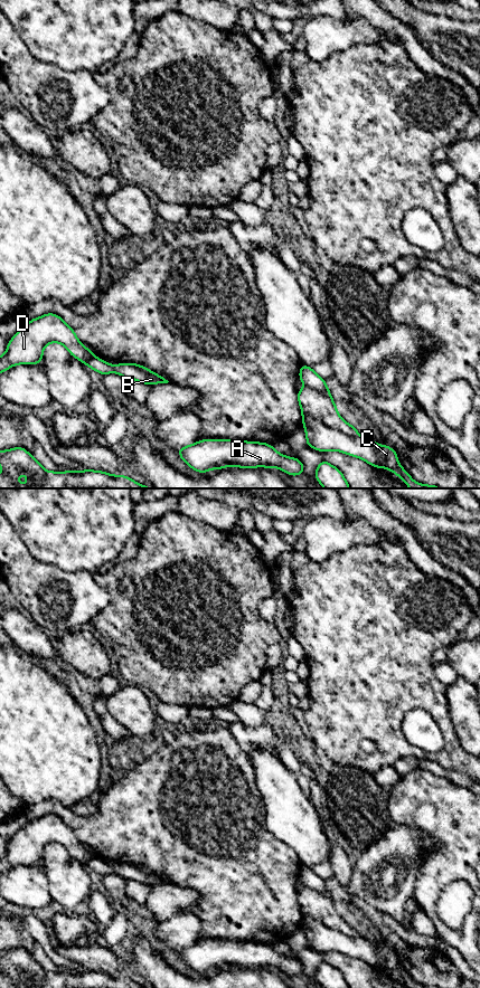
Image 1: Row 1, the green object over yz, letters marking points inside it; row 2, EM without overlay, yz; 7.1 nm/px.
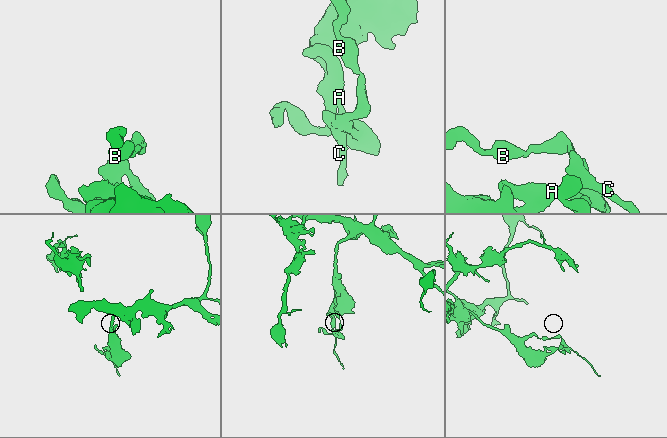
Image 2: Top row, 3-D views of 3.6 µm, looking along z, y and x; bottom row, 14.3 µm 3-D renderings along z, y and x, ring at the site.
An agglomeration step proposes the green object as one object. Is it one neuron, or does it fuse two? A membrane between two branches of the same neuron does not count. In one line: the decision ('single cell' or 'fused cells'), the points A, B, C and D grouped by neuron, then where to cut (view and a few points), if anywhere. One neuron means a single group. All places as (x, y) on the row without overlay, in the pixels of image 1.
fused cells | A B / C D | yz (302, 913), (309, 914), (328, 927), (350, 937), (358, 937)

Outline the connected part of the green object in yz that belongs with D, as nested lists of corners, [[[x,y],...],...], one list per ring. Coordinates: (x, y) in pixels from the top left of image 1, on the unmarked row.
[[[47,814],[30,820],[9,842],[6,854],[0,857],[0,874],[19,864],[40,865],[45,847],[53,843],[63,845],[72,857],[84,864],[94,858],[59,816]]]

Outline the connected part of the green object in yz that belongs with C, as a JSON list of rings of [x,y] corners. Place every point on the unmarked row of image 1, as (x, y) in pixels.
[[[302,914],[302,924],[305,930],[307,948],[319,952],[339,951],[358,958],[376,969],[387,969],[404,981],[408,988],[439,988],[417,985],[399,966],[397,953],[389,947],[378,946],[363,937],[350,938],[340,931],[328,928],[310,915]]]

